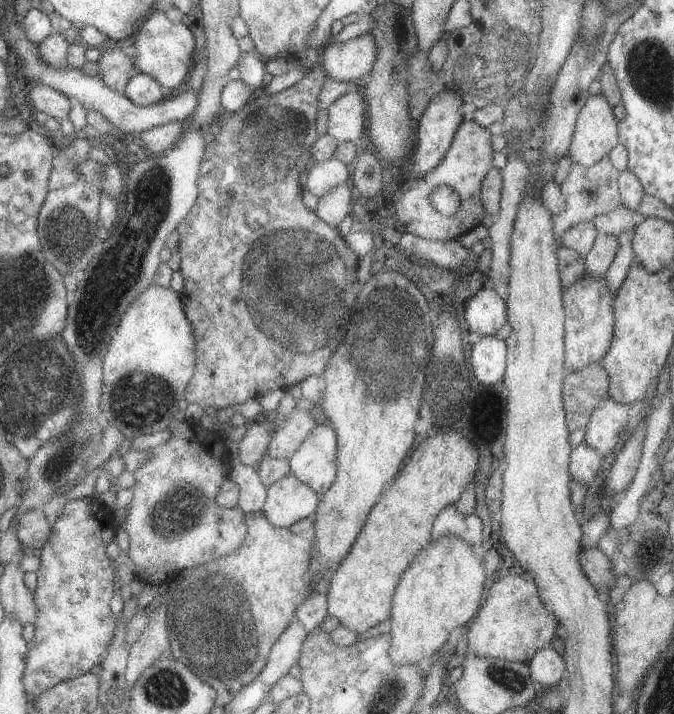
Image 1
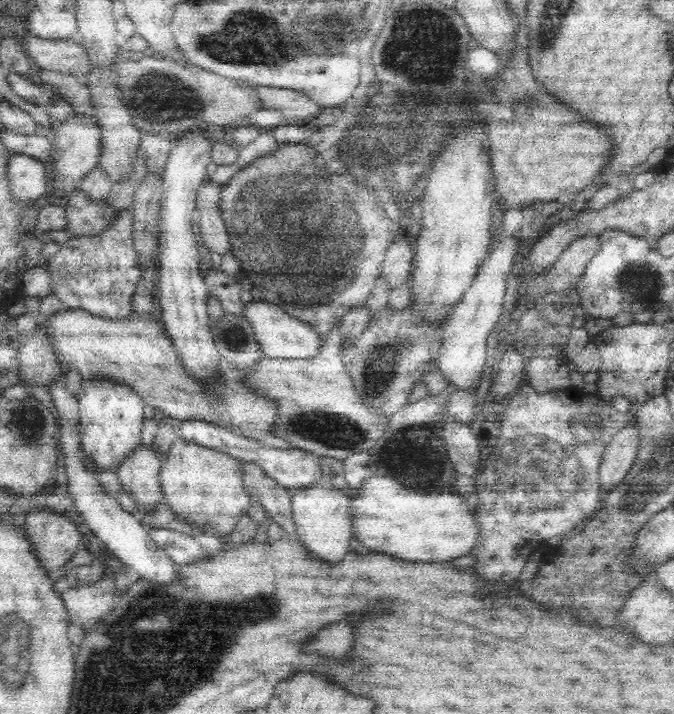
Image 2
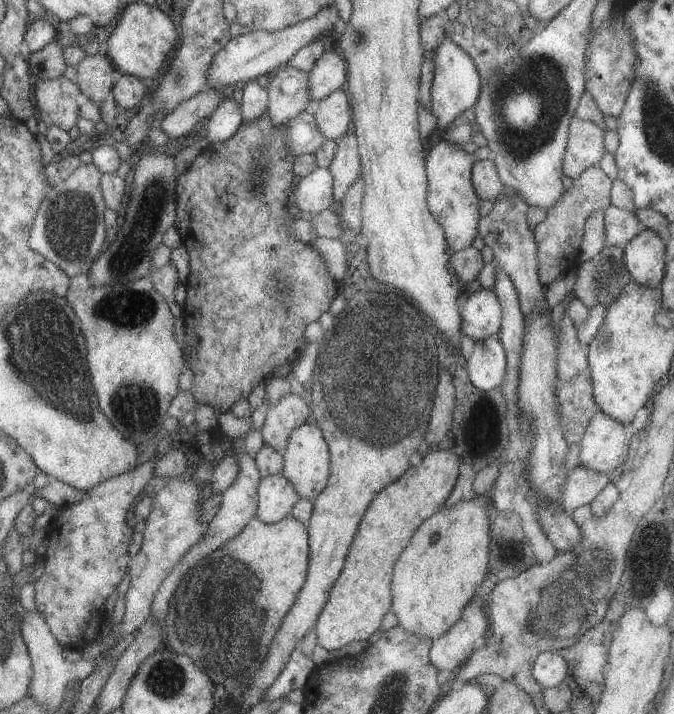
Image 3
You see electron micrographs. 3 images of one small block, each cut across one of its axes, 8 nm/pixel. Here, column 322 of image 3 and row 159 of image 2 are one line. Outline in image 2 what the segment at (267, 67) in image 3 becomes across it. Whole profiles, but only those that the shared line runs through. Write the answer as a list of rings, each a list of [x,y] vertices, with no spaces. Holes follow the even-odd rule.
[[[14,154],[8,164],[8,188],[14,200],[34,202],[42,196],[48,198],[50,182],[46,178],[50,174],[50,166],[44,162],[38,162],[30,156]]]

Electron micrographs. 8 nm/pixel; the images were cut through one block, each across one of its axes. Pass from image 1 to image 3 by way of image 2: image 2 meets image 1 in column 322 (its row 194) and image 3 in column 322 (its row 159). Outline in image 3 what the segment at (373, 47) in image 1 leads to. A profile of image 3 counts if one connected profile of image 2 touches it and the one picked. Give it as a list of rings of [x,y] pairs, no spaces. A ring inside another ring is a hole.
[[[325,50],[313,68],[307,72],[307,94],[309,102],[319,104],[325,96],[339,90],[339,86],[347,80],[347,62],[343,56],[333,50]]]

